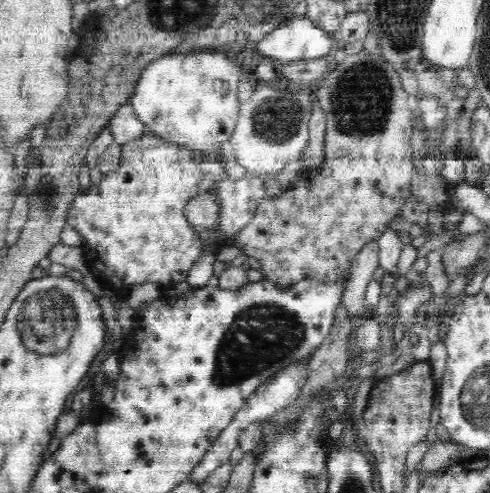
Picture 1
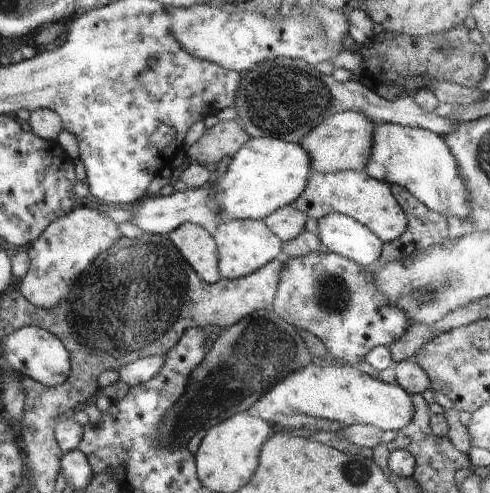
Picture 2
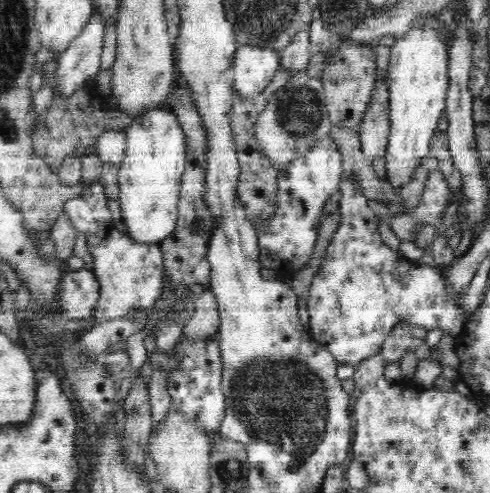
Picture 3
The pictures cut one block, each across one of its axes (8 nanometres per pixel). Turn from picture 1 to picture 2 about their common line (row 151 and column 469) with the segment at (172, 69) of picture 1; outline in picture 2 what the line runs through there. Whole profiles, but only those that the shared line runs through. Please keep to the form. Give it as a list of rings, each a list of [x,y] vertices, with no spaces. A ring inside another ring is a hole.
[[[397,124],[375,126],[371,138],[371,160],[365,172],[377,182],[409,190],[409,194],[417,198],[425,208],[445,218],[455,216],[459,220],[471,220],[473,200],[471,190],[467,188],[467,178],[461,174],[457,158],[447,142],[435,132]]]

